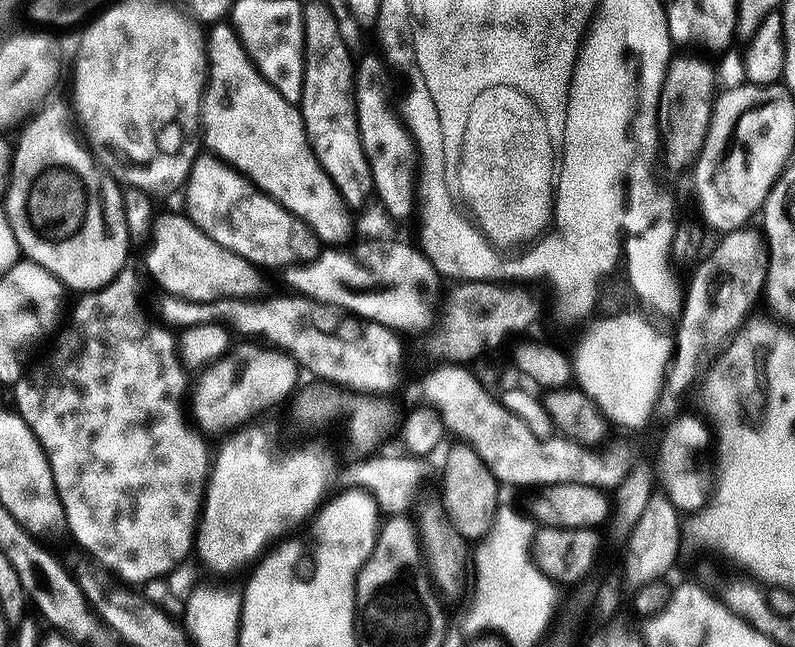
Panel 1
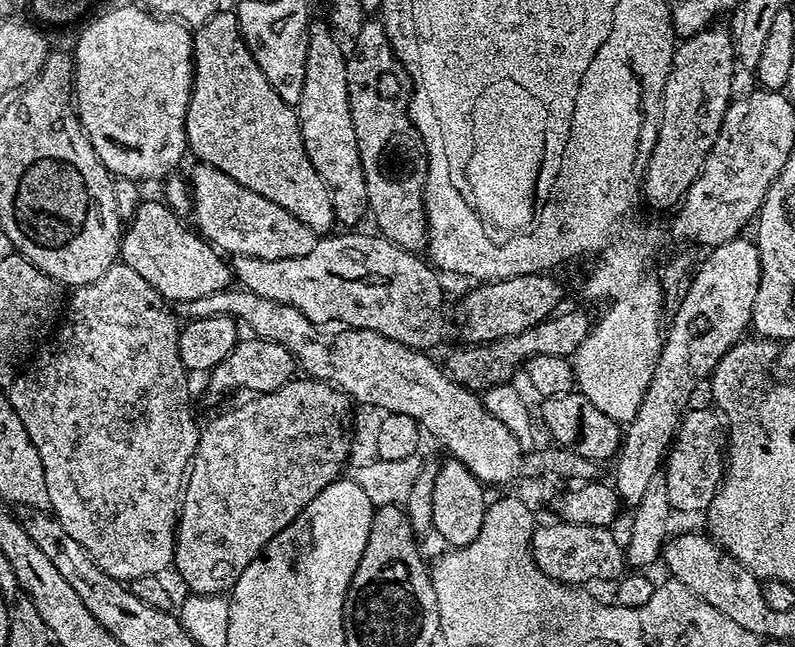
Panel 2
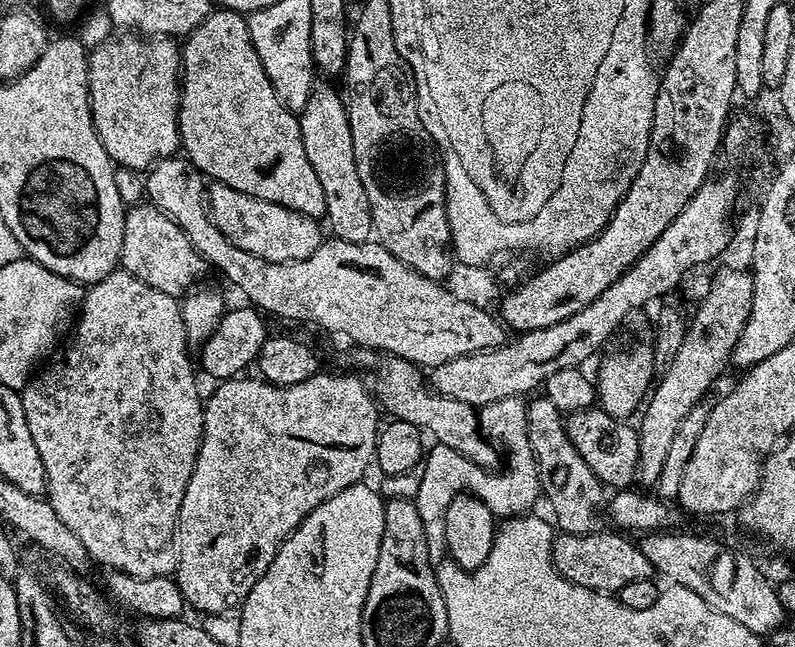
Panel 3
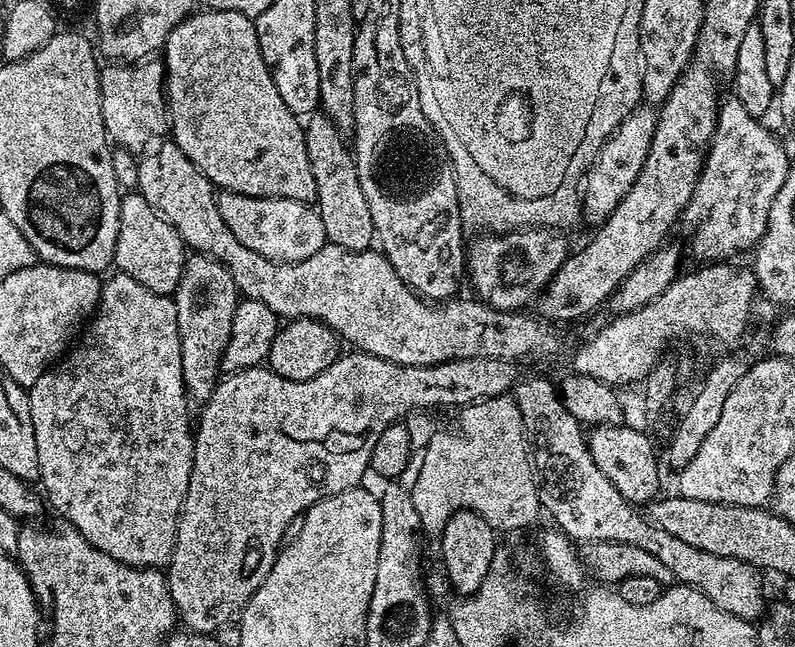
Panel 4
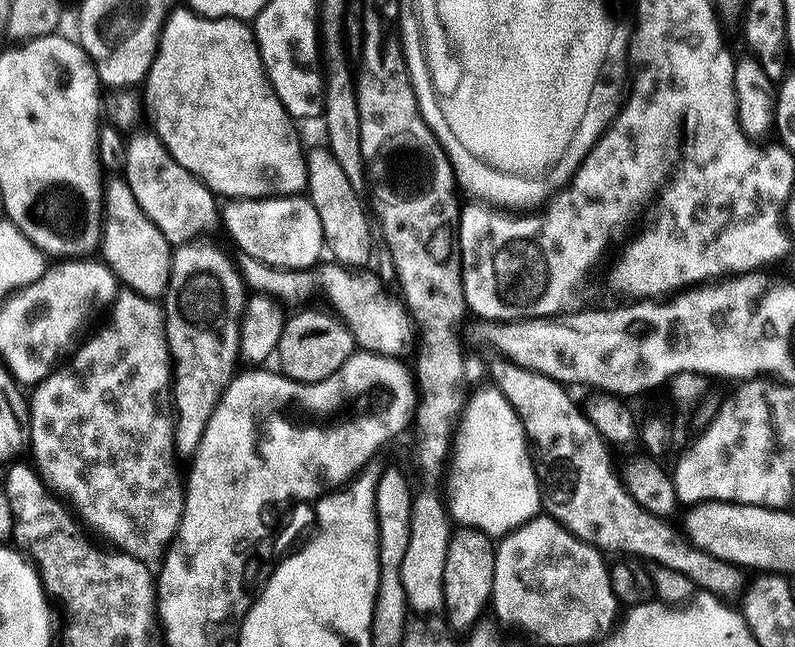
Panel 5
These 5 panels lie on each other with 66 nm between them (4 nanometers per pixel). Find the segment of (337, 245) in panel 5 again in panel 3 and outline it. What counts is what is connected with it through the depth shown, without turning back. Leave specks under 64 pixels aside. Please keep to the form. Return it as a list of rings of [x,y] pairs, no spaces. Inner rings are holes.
[[[313,83],[306,106],[298,113],[302,130],[302,146],[306,146],[306,158],[322,182],[322,194],[326,194],[324,216],[333,237],[346,242],[365,243],[373,235],[372,211],[358,174],[358,162],[354,158],[354,138],[348,121],[348,109],[343,95],[336,93],[335,83]]]

